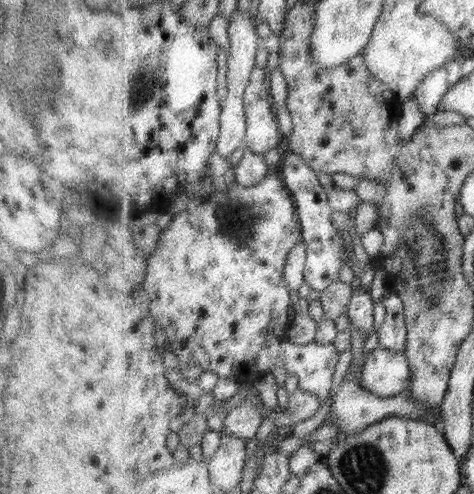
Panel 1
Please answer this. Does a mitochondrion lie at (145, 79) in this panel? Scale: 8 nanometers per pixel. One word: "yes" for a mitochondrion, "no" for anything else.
yes

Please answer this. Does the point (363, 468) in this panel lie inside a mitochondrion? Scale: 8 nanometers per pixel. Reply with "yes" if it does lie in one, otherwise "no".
yes

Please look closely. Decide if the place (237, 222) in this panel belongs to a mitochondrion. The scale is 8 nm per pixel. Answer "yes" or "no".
yes

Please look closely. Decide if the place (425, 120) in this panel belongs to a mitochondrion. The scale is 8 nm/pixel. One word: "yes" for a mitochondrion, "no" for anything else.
no

